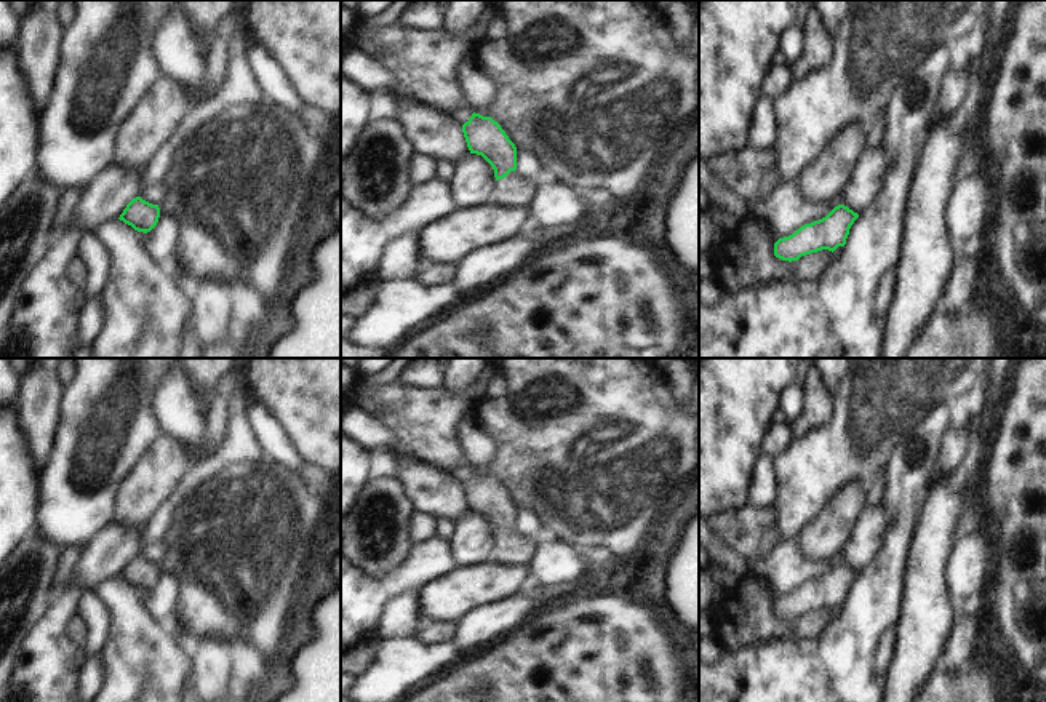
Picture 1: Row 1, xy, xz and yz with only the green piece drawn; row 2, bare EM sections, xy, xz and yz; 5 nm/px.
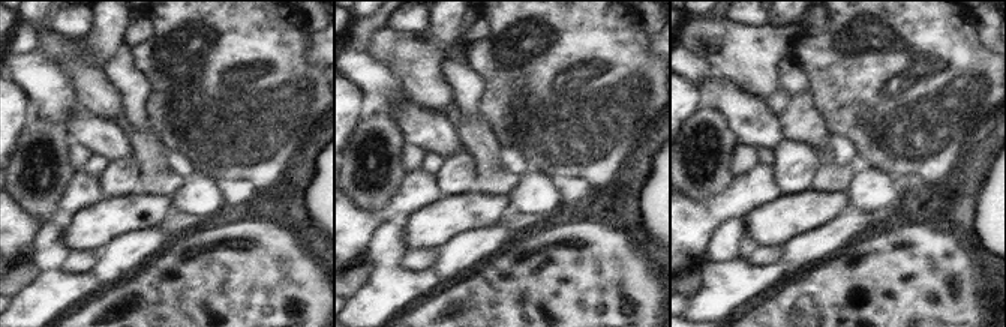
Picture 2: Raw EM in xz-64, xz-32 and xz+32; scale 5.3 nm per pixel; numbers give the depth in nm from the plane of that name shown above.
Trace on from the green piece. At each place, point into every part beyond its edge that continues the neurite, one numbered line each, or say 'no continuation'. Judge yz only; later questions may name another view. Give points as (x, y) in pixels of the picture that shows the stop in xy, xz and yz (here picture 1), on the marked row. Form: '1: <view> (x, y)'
no continuation

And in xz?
1: xz (512, 191)

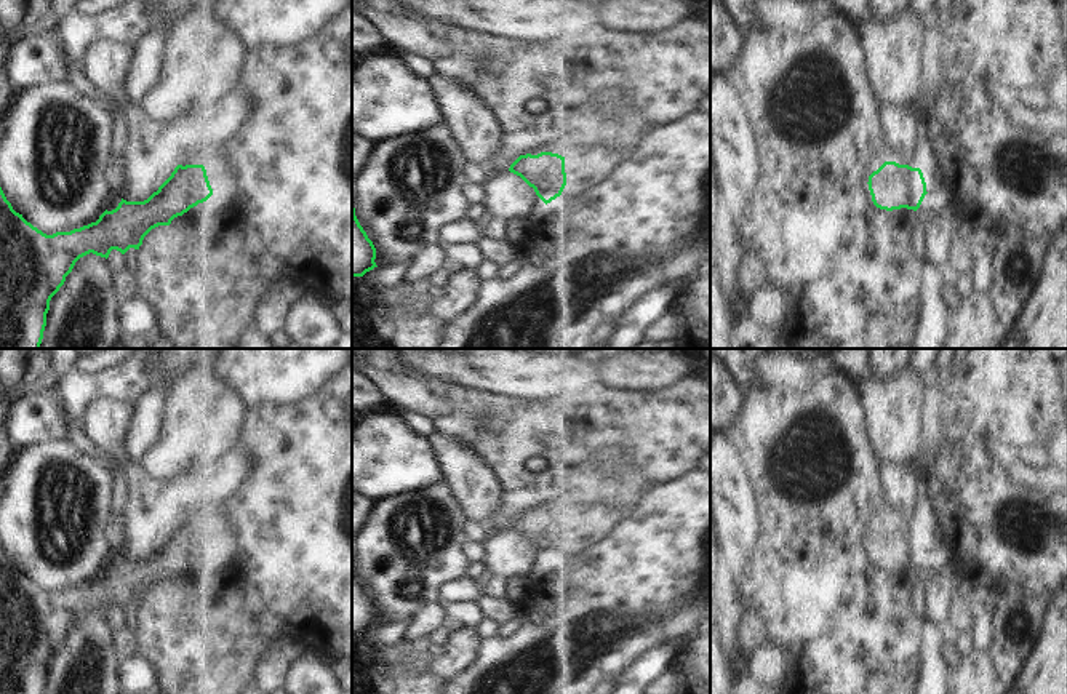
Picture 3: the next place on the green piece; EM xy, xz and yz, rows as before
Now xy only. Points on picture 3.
no continuation

